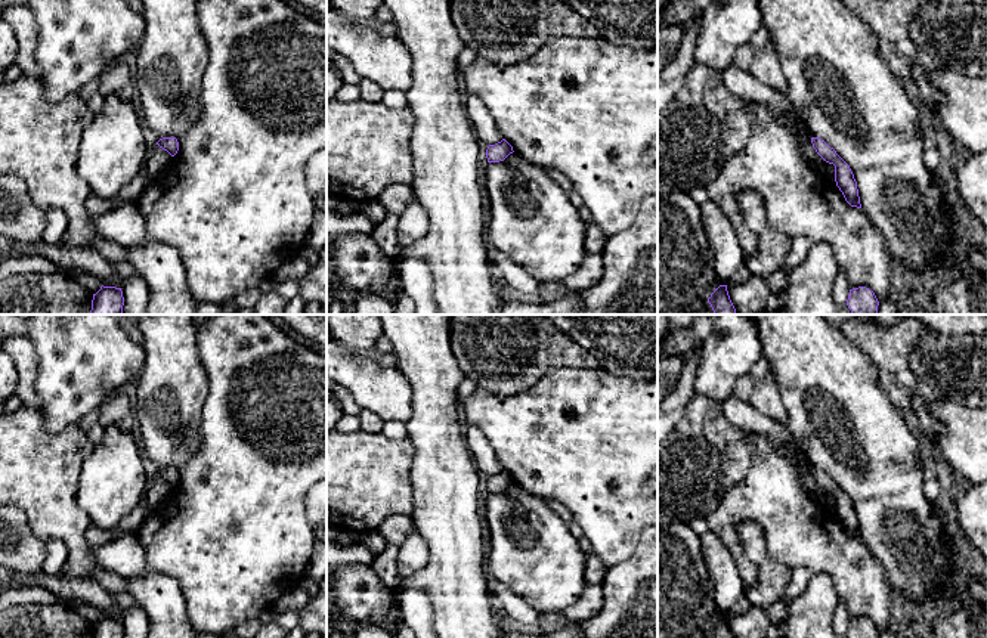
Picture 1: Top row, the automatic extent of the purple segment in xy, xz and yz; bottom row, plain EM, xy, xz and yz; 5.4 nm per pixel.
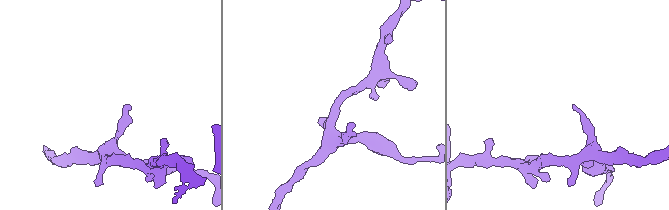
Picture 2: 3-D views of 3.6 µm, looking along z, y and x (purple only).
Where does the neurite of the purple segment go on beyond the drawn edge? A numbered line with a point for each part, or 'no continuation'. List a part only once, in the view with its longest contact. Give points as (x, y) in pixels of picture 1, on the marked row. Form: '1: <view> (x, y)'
no continuation

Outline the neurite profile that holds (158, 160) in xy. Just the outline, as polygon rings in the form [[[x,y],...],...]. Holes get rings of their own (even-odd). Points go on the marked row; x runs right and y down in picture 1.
[[[158,145],[149,148],[145,162],[146,176],[151,180],[161,176],[168,168],[171,160],[173,157]]]

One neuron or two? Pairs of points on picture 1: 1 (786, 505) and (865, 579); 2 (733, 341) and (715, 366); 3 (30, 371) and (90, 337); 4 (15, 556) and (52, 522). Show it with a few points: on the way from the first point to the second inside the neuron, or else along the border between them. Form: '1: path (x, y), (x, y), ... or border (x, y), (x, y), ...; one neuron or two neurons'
1: path (806, 525), (845, 560); one neuron
2: path (733, 347), (721, 361); one neuron
3: border (25, 334), (37, 358), (34, 390), (40, 400); two neurons
4: border (16, 507), (24, 513), (30, 529), (45, 541); two neurons

